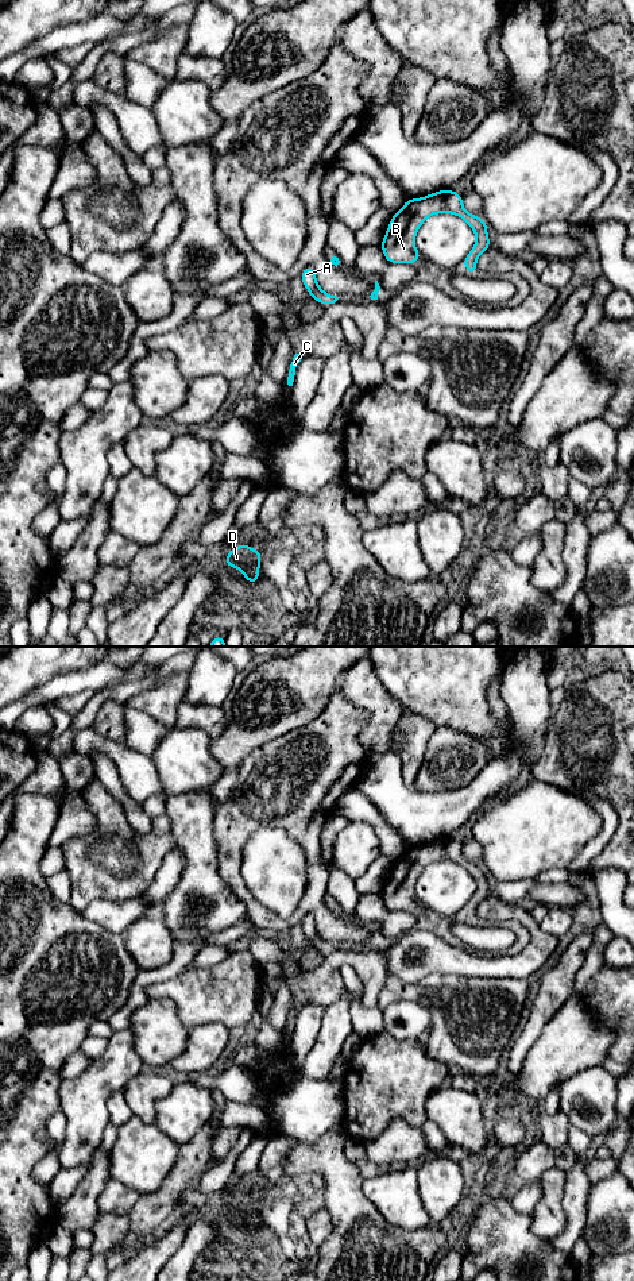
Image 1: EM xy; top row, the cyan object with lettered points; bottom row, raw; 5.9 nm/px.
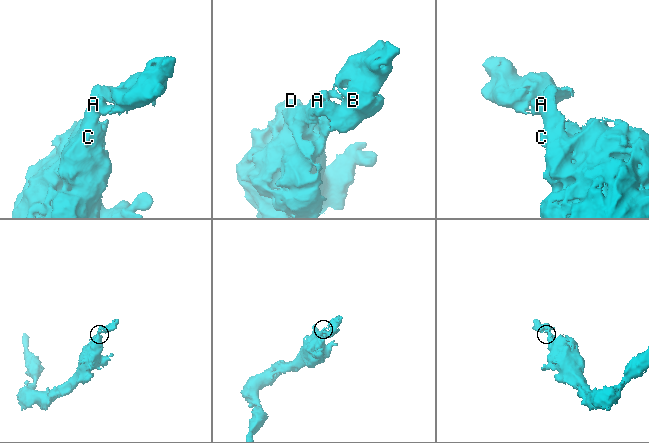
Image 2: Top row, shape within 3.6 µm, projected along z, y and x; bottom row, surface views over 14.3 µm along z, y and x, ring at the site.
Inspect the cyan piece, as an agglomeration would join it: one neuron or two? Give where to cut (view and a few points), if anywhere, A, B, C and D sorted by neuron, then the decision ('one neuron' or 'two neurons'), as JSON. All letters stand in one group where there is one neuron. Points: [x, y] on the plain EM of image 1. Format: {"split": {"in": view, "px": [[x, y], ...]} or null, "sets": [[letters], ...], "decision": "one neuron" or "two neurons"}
{"split": null, "sets": [["A", "B", "C", "D"]], "decision": "one neuron"}

